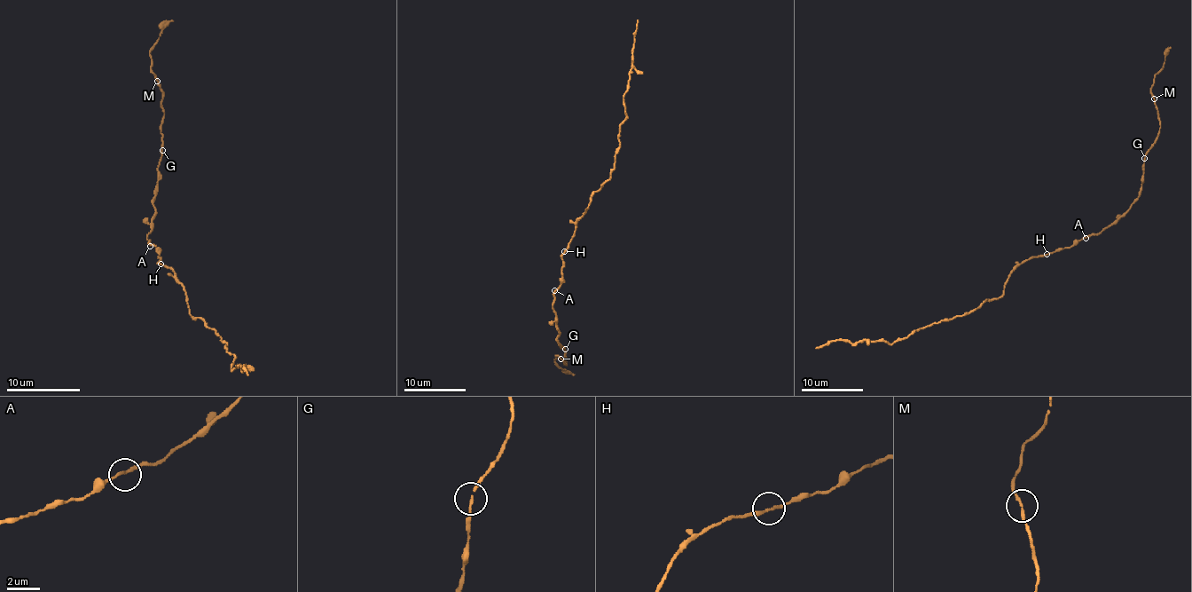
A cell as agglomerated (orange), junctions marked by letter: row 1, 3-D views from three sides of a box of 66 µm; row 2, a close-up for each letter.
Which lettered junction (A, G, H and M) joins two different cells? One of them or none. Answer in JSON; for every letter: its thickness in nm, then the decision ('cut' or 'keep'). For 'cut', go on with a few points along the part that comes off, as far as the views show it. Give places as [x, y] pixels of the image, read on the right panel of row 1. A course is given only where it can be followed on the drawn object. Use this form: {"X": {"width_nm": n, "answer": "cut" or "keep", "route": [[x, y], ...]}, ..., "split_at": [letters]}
{"A": {"width_nm": 170, "answer": "keep"}, "G": {"width_nm": 160, "answer": "keep"}, "H": {"width_nm": 180, "answer": "keep"}, "M": {"width_nm": 170, "answer": "keep"}, "split_at": []}

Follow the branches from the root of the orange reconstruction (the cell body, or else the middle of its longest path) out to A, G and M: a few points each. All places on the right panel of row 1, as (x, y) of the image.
A: (1046, 256), (1070, 248), (1086, 238)
G: (1046, 256), (1073, 246), (1087, 235), (1098, 235), (1121, 217), (1138, 196), (1144, 158)
M: (1046, 256), (1073, 246), (1087, 235), (1098, 235), (1113, 224), (1138, 196), (1144, 156), (1160, 130), (1154, 98)

